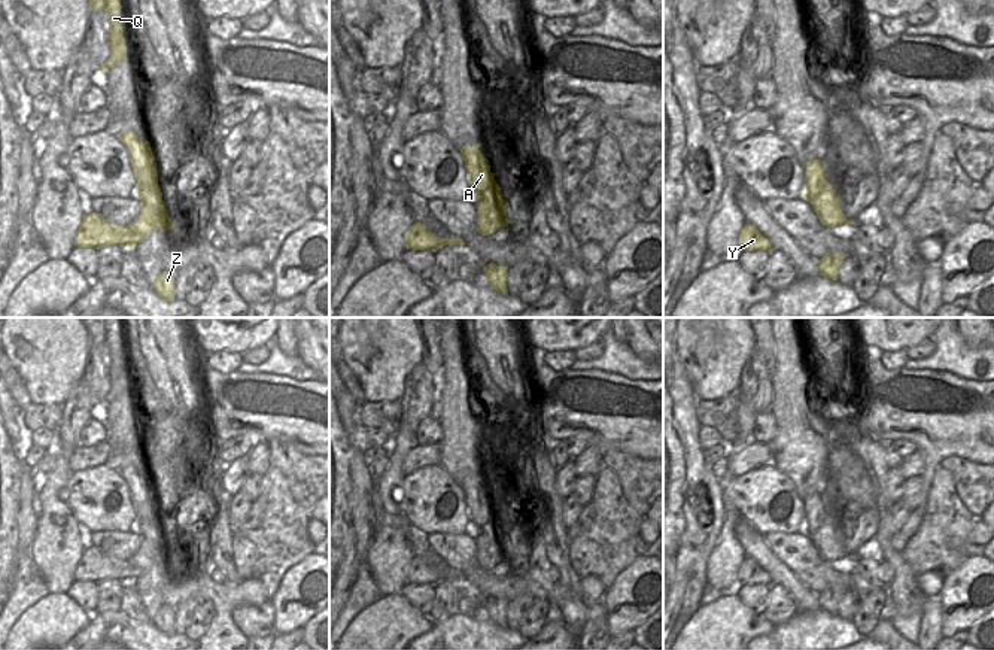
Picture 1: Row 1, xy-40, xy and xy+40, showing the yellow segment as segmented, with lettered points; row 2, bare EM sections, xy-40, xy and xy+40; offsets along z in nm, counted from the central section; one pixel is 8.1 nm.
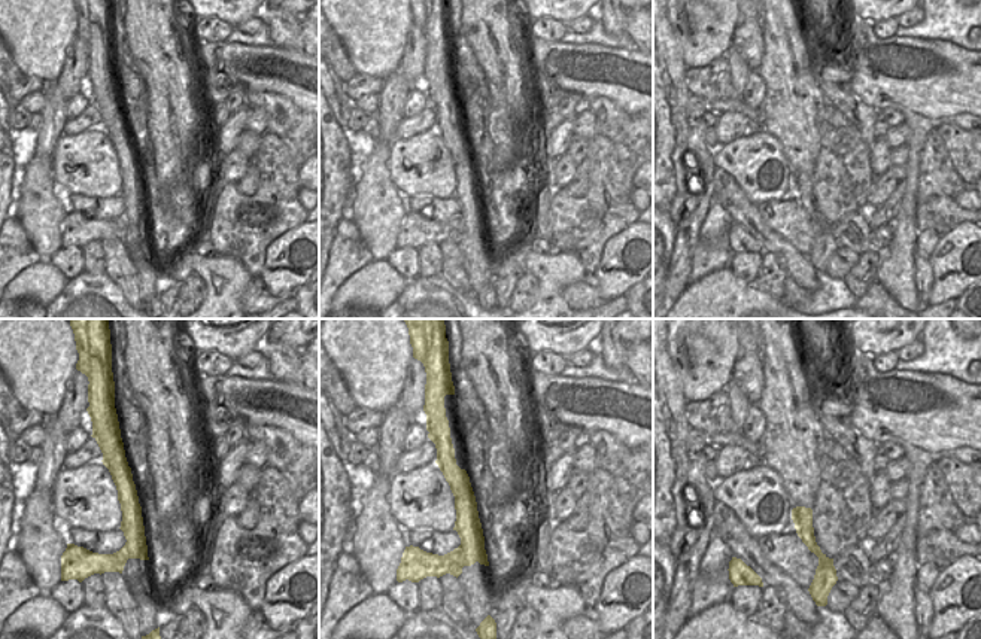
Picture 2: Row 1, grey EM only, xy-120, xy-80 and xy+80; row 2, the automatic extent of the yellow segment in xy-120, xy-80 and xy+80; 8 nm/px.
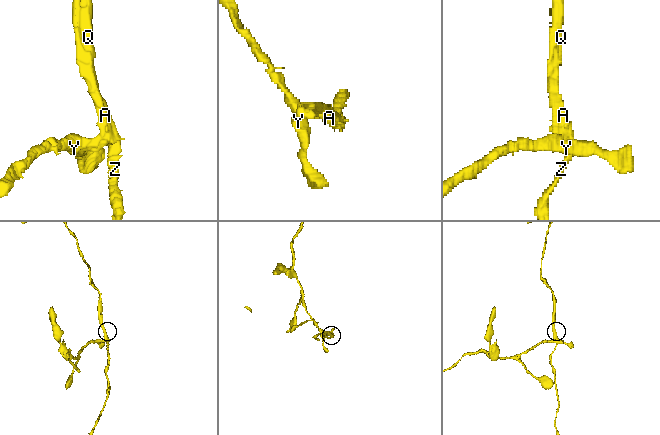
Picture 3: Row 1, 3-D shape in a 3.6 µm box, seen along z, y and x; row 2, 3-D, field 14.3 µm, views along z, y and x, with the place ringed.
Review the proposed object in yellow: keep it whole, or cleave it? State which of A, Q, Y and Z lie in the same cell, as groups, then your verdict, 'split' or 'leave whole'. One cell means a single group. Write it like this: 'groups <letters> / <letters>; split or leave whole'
groups A Q Z / Y; split

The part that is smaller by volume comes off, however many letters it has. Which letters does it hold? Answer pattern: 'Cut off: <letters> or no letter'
Cut off: A, Q, Z

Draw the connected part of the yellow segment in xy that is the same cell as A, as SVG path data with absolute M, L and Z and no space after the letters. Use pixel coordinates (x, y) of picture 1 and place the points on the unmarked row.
M478 479L462 480L460 489L465 495L468 517L472 522L471 529L483 528L495 514L495 507L490 505L489 493L483 490Z

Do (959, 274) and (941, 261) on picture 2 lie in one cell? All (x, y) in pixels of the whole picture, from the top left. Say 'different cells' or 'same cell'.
same cell

